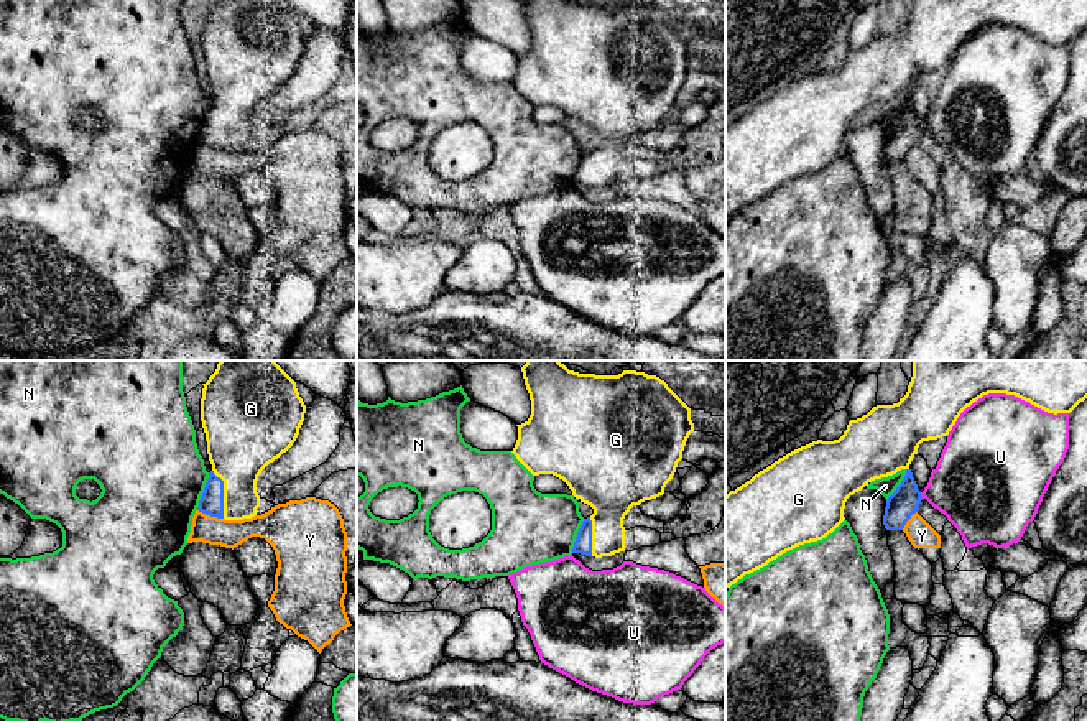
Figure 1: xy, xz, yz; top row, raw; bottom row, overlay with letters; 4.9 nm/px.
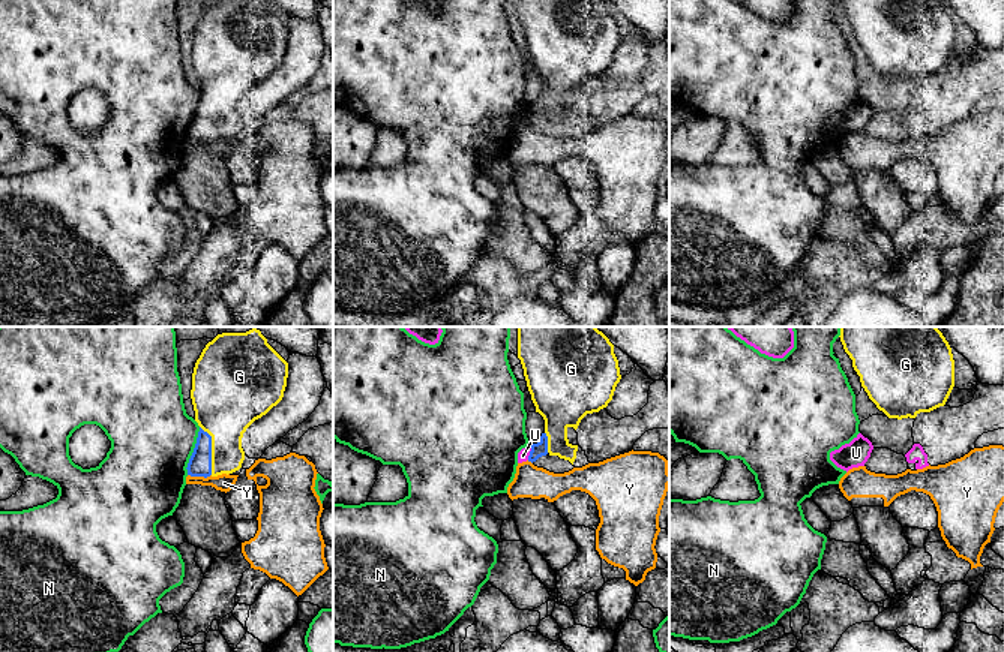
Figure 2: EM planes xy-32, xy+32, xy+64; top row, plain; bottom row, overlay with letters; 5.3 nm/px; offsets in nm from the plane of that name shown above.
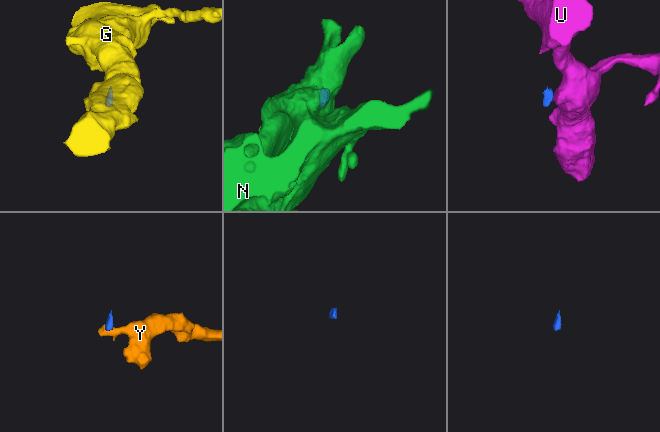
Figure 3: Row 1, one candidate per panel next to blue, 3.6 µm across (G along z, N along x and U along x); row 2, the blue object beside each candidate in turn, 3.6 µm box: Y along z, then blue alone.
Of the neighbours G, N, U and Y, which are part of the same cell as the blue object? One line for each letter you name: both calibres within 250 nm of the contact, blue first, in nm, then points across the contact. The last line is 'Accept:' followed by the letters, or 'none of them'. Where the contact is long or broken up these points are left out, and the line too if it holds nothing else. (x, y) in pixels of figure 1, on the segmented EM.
G: 120 nm thick on the blue side, 320 nm on the other
Accept: G

